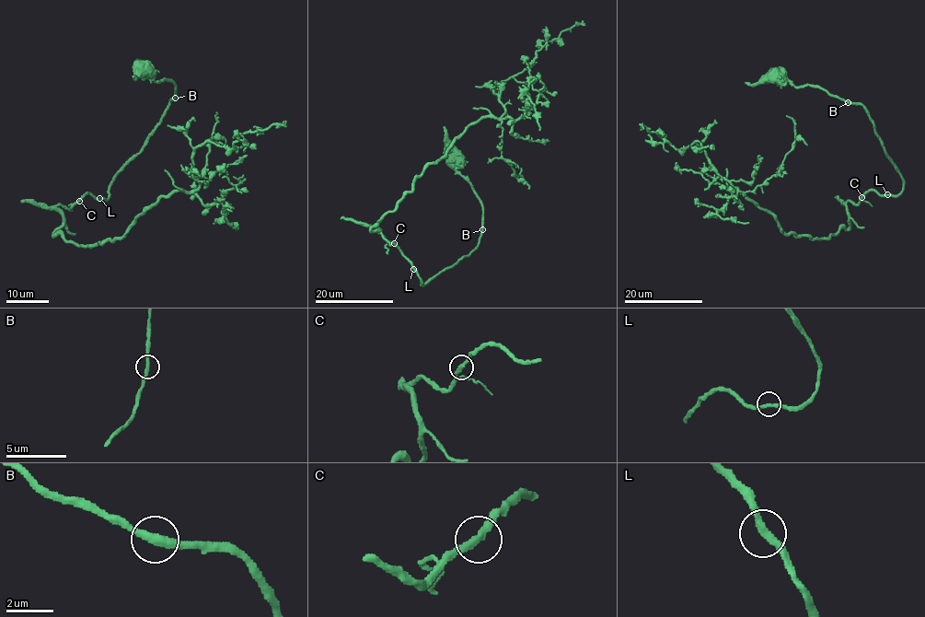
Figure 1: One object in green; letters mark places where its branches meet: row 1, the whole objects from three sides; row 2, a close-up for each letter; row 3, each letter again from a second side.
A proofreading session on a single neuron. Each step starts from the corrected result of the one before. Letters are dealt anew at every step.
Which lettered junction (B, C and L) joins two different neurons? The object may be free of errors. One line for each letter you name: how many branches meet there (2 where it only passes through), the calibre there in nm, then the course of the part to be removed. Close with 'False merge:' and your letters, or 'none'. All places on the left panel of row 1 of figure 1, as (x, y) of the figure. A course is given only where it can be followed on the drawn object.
False merge: none

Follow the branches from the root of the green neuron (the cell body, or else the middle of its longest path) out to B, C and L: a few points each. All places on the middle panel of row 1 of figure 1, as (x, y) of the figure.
B: (454, 160), (456, 168), (471, 185), (481, 205), (482, 229)
C: (454, 160), (456, 168), (471, 185), (482, 208), (479, 244), (422, 285), (417, 271), (395, 243)
L: (454, 160), (456, 168), (471, 185), (482, 208), (479, 242), (467, 256), (425, 285), (413, 269)

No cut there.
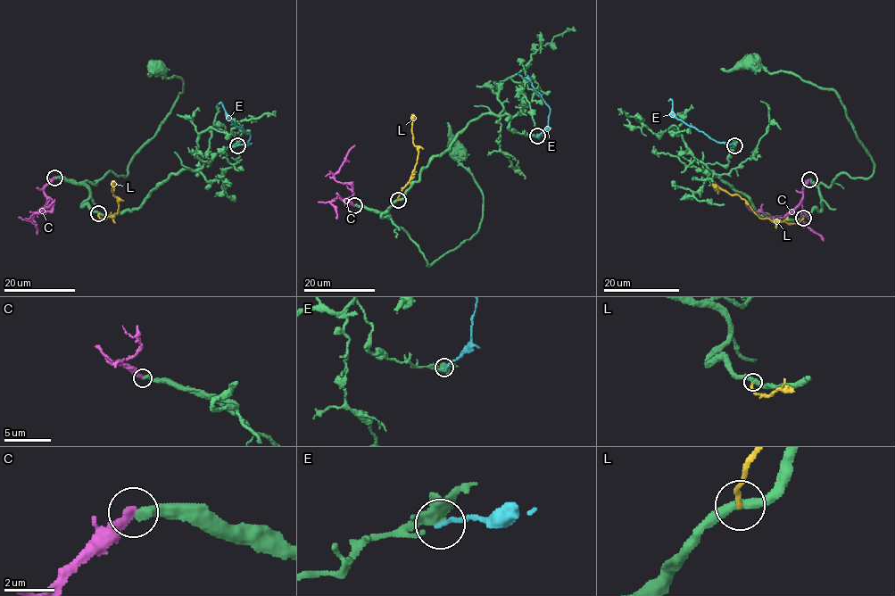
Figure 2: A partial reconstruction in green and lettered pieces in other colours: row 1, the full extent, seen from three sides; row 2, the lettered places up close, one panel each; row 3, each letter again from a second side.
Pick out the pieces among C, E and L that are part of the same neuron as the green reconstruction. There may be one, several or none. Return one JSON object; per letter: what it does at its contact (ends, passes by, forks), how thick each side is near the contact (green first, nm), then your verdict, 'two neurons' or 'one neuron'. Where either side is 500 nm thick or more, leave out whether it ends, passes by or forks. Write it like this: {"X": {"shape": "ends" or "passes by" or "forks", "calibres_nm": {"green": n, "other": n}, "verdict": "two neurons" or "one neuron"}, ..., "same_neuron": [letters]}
{"C": {"shape": "ends", "calibres_nm": {"green": 360, "other": 380}, "verdict": "two neurons"}, "E": {"calibres_nm": {"green": 500, "other": 180}, "verdict": "two neurons"}, "L": {"shape": "ends", "calibres_nm": {"green": 380, "other": 200}, "verdict": "two neurons"}, "same_neuron": []}

